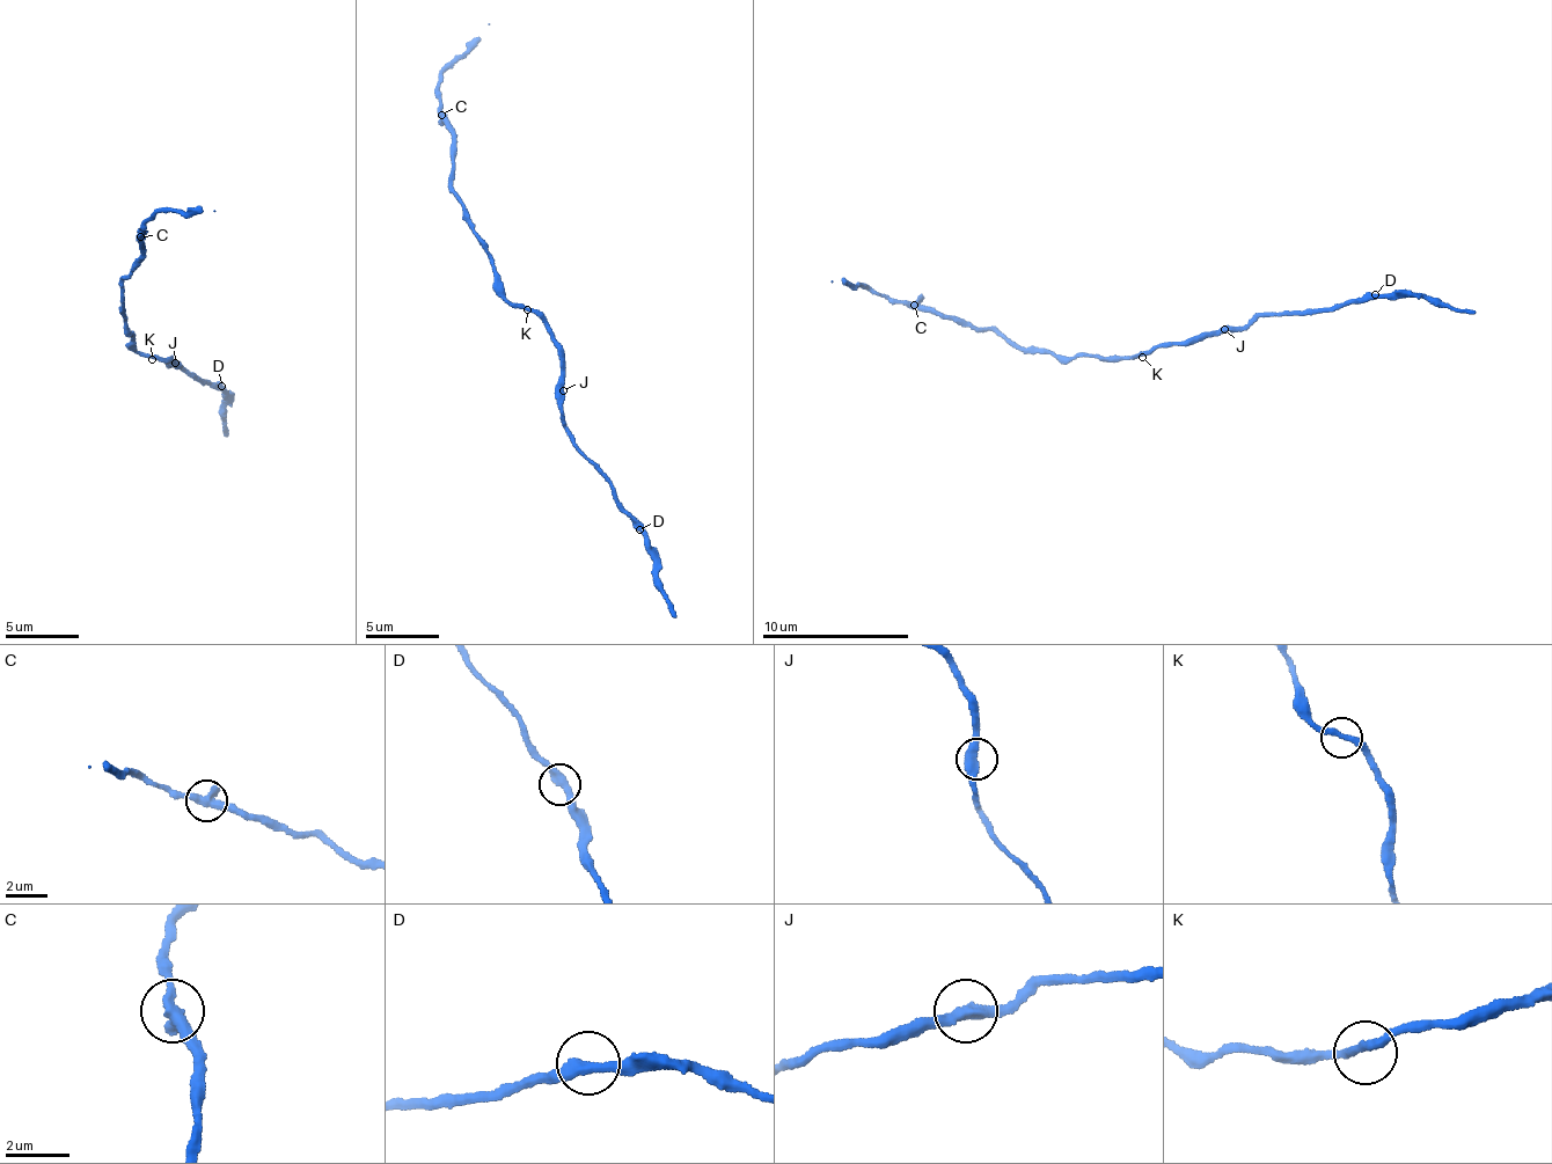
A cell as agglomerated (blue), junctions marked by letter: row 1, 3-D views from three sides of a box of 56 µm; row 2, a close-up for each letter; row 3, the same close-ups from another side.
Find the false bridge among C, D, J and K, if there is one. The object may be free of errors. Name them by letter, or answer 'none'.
none

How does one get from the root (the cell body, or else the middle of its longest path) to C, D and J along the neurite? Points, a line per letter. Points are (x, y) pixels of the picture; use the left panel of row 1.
C: (153, 354), (134, 350), (134, 334), (129, 329), (123, 301), (125, 280), (133, 271), (144, 246), (139, 235)
D: (153, 354), (171, 360), (174, 366), (176, 364), (169, 368), (167, 364), (173, 359), (200, 382), (221, 386)
J: (153, 354), (171, 360), (174, 366), (176, 364), (174, 367), (175, 363)

